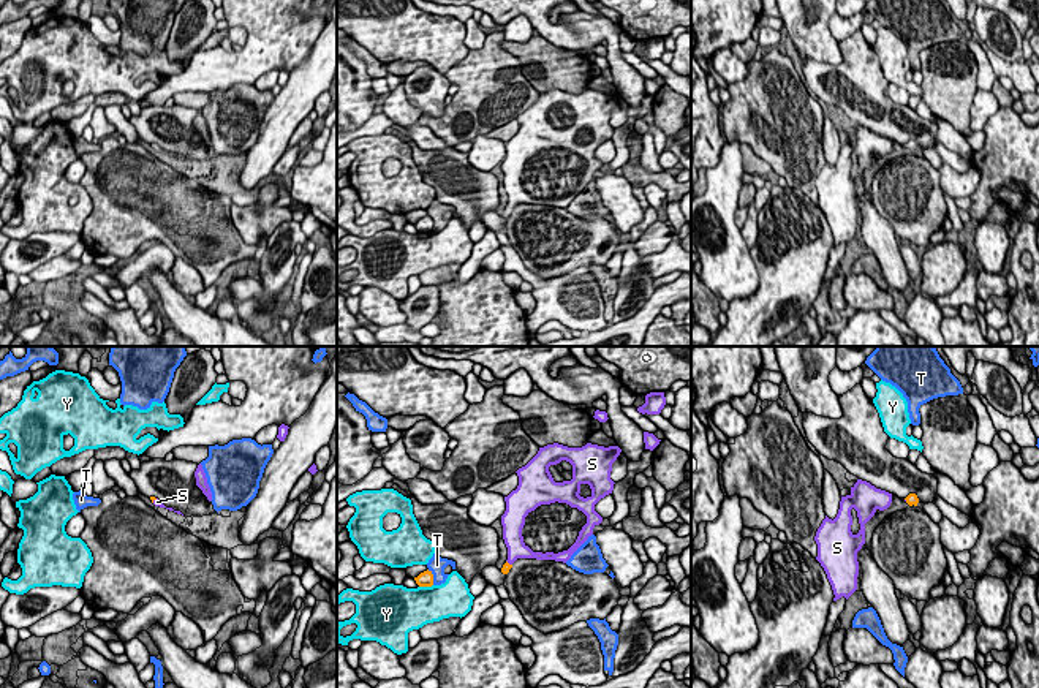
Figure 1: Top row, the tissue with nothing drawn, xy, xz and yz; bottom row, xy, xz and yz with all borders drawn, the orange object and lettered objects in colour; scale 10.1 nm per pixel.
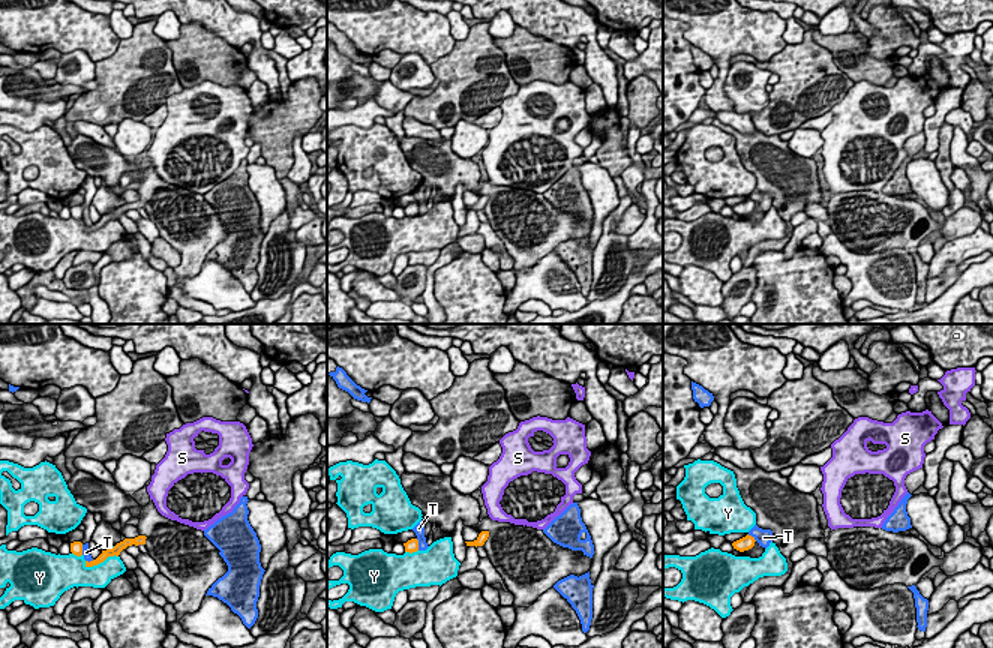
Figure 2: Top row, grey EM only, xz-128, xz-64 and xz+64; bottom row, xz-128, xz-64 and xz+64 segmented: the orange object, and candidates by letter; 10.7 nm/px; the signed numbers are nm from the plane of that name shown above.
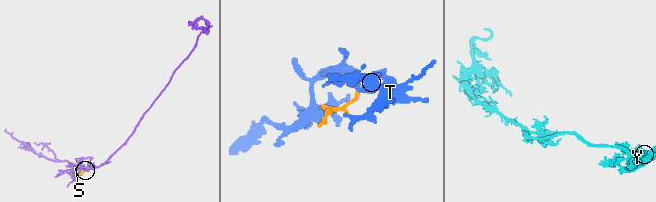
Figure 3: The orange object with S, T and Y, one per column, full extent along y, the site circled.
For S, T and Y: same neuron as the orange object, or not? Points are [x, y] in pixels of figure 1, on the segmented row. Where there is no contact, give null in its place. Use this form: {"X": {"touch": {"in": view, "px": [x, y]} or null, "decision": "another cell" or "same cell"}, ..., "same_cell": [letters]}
{"S": {"touch": {"in": "xy", "px": [154, 498]}, "decision": "same cell"}, "T": {"touch": {"in": "xz", "px": [432, 578]}, "decision": "another cell"}, "Y": {"touch": {"in": "xz", "px": [426, 585]}, "decision": "another cell"}, "same_cell": ["S"]}

